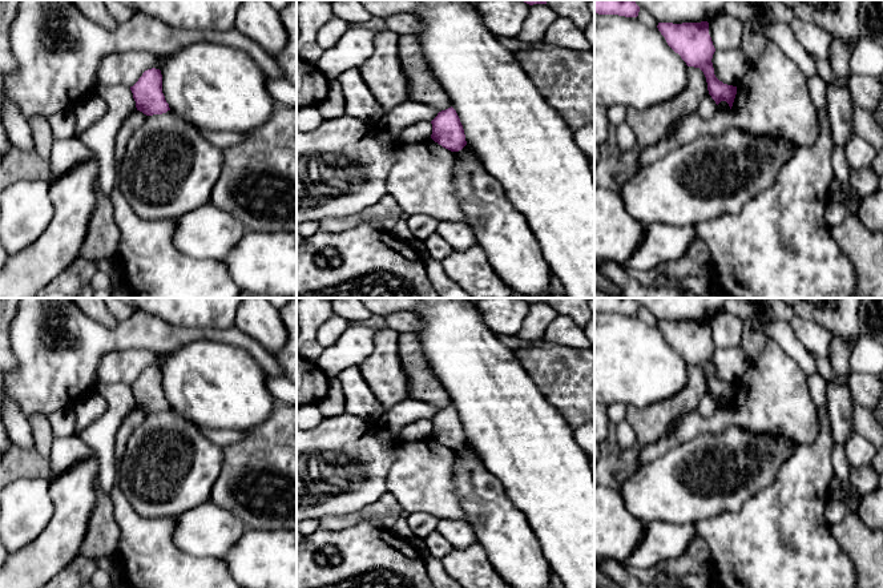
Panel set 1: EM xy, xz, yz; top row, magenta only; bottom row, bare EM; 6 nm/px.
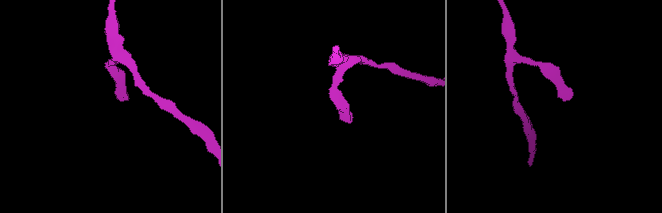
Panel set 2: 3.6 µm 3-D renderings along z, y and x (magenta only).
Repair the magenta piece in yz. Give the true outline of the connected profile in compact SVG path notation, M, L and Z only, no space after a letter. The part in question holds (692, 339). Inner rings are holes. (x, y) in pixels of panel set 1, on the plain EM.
M658 321L657 326L688 365L699 366L703 370L709 392L715 402L726 399L731 407L737 384L723 382L714 372L711 357L715 346L709 333L709 321Z

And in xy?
M152 366L142 371L138 379L130 384L137 408L146 414L162 412L170 408L162 391L162 372Z

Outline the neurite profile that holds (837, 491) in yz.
M834 478L831 484L830 484L828 495L831 499L839 499L839 500L846 499L844 488L836 478Z

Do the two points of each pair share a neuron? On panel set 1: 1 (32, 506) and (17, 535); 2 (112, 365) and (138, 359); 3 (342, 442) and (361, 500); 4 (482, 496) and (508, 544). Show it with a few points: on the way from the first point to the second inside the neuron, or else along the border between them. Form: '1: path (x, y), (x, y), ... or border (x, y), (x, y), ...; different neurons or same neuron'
1: path (25, 512), (17, 523), (17, 528); same neuron
2: path (119, 365), (132, 362); same neuron
3: path (358, 450), (373, 464), (373, 484); same neuron
4: path (487, 508), (504, 532); same neuron

